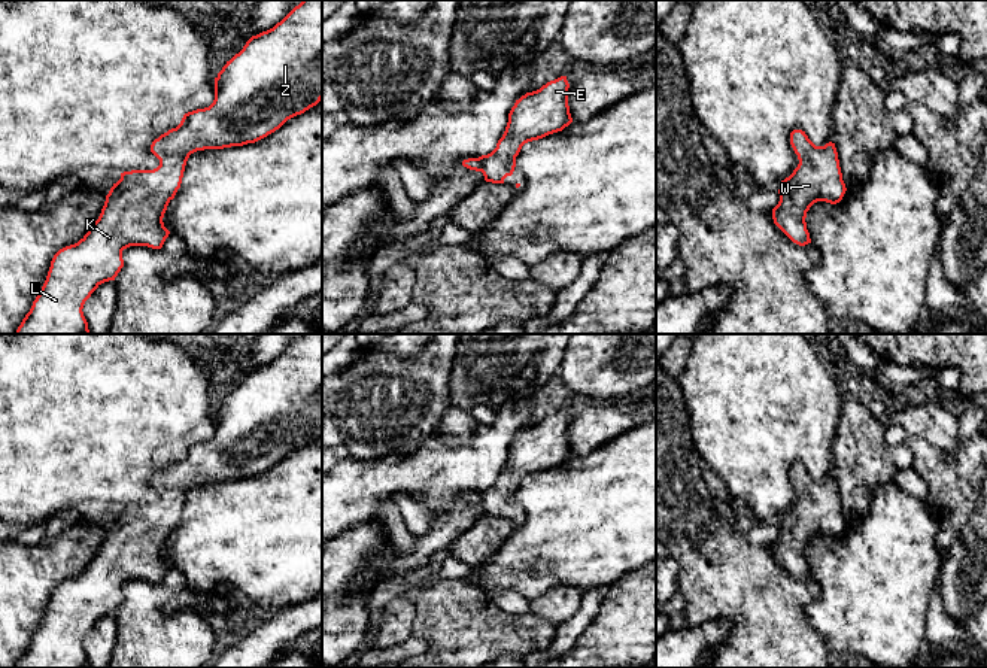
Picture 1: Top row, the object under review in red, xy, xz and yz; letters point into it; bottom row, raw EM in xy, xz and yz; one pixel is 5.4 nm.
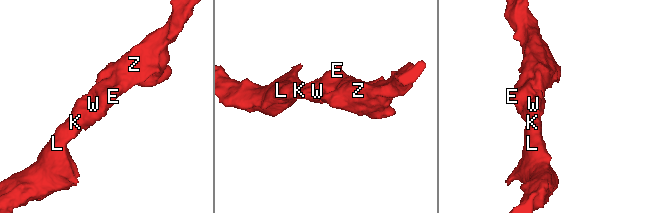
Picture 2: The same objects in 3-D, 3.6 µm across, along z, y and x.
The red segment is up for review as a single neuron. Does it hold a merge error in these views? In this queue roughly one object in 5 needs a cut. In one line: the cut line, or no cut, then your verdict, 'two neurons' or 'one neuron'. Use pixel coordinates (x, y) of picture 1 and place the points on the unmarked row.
no cut; one neuron

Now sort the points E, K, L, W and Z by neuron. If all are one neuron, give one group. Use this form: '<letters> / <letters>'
E K L W Z

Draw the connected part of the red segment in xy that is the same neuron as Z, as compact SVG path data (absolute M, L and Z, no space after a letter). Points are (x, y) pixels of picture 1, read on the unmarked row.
M303 334L273 362L252 370L215 412L215 434L209 441L183 449L176 462L155 473L151 486L160 494L154 504L131 504L121 507L106 529L98 553L75 579L60 583L52 595L46 614L22 653L16 668L89 668L83 650L83 638L104 616L115 614L124 601L122 584L130 580L161 583L170 565L163 552L168 537L180 522L186 495L191 488L204 483L224 483L255 477L279 464L288 453L304 447L322 434L322 334Z

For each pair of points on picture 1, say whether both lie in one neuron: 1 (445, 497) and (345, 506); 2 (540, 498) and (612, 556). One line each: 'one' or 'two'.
1: one
2: one

